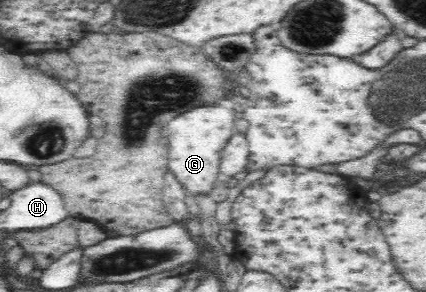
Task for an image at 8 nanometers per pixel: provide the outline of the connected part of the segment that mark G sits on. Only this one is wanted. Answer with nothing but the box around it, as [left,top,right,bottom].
[165,105,236,201]

